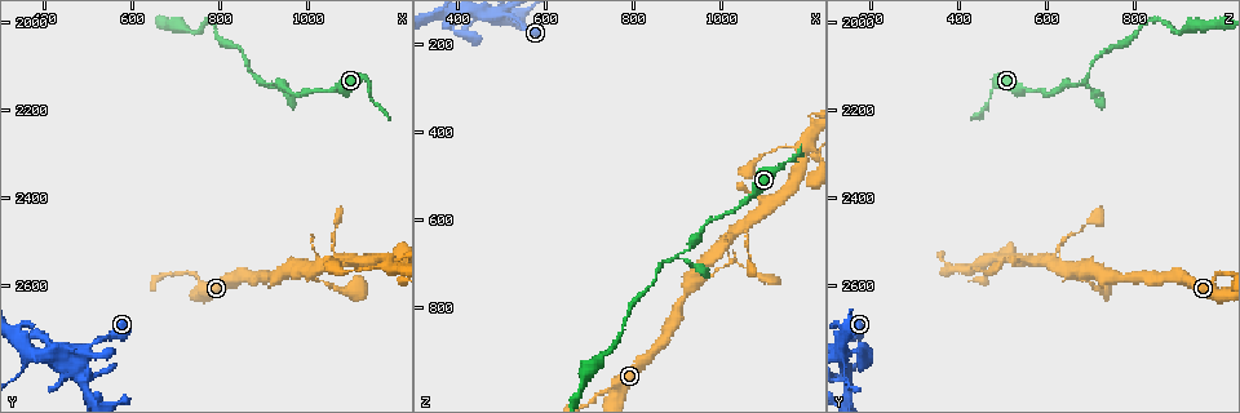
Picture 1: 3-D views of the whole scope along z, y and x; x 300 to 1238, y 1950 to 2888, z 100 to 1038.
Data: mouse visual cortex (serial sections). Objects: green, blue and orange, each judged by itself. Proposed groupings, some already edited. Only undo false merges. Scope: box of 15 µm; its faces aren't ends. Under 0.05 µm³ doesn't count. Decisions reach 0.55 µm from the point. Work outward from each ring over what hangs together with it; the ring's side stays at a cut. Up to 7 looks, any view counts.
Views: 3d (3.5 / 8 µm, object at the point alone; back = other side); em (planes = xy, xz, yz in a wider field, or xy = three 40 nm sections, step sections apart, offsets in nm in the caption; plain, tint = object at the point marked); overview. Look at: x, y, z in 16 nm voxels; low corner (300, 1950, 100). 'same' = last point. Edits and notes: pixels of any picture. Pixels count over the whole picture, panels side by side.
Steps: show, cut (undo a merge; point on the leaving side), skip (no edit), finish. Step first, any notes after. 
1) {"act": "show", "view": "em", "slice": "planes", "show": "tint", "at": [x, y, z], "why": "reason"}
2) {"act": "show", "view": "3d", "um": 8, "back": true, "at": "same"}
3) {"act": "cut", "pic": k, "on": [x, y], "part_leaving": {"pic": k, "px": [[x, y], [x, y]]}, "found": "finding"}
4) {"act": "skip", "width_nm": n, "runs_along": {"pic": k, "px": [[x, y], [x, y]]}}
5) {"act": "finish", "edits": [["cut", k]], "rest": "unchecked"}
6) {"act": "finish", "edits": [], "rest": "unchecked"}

{"act": "show", "view": "3d", "um": 3.5, "at": [895, 2135, 680], "why": "branch point"}

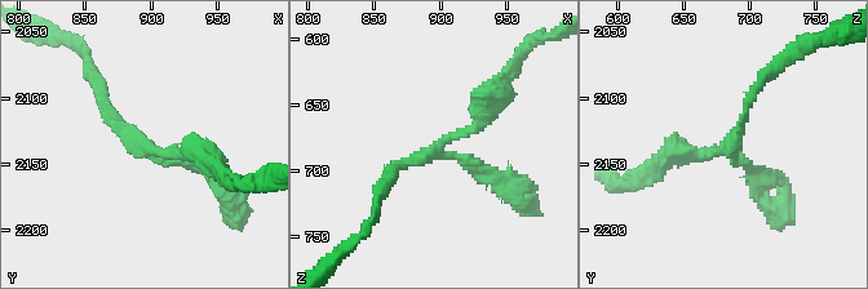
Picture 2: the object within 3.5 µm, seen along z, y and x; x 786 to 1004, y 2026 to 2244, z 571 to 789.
{"act": "show", "view": "em", "slice": "xy", "step": 5, "show": "tint", "at": [898, 2138, 680], "why": "now the EM"}

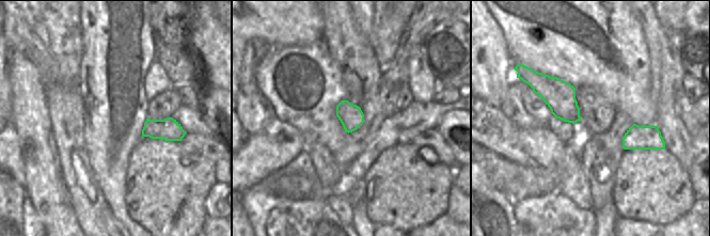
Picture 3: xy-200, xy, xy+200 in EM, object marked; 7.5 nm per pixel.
{"act": "skip", "width_nm": 180, "runs_along": {"pic": 2, "px": [[497, 89], [470, 129], [390, 176]]}, "found": "all the same cell"}

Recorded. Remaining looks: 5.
{"act": "show", "view": "3d", "um": 3.5, "at": [745, 2570, 985], "why": "sudden change in width"}

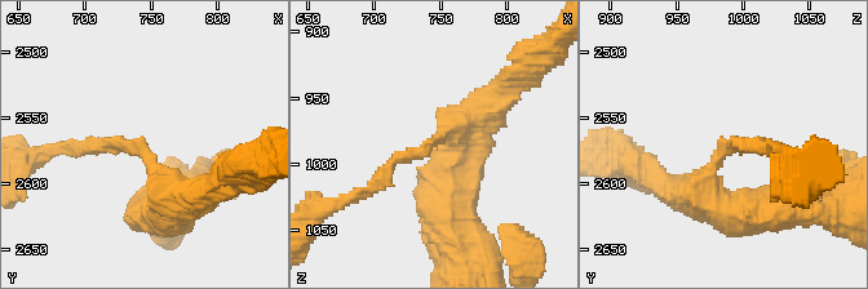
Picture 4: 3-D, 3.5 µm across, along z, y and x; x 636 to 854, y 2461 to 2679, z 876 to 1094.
{"act": "show", "view": "em", "slice": "xy", "step": 1, "show": "tint", "at": [744, 2574, 988], "arm_widths_nm": [200, 400]}

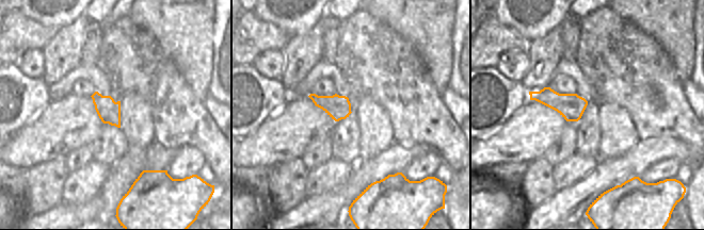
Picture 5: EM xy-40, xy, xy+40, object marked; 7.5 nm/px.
{"act": "skip", "runs_along": {"pic": 4, "px": [[204, 191], [177, 195], [133, 143], [70, 147]]}, "found": "continuous, no second cell"}

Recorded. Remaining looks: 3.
{"act": "show", "view": "3d", "um": 3.5, "back": true, "at": [1045, 2545, 605], "why": "small branch off a trunk"}

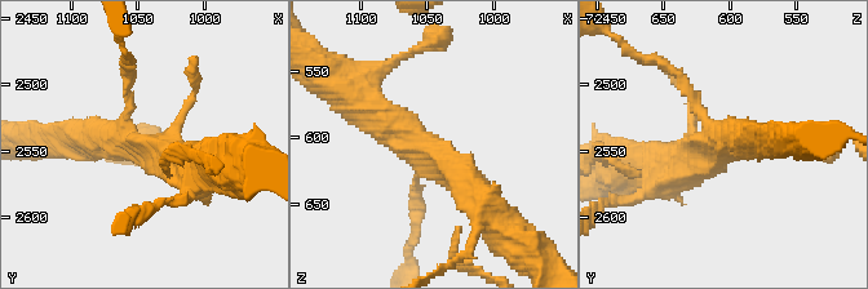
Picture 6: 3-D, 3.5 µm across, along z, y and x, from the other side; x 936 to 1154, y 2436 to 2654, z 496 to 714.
{"act": "show", "view": "em", "slice": "xy", "step": 5, "show": "tint", "at": [1050, 2546, 608], "arms": 3, "arm_widths_nm": [100, 350, 400], "why": "now the EM"}

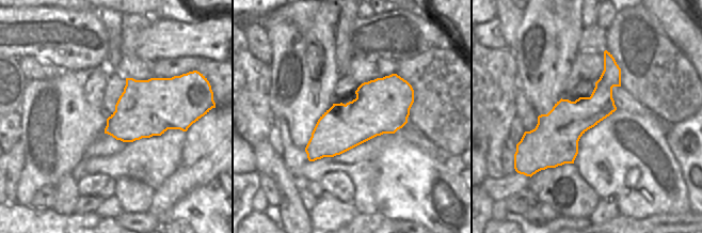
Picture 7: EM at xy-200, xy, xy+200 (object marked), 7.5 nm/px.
{"act": "skip", "width_nm": 420, "runs_along": {"pic": 6, "px": [[485, 208], [421, 142], [358, 106]]}, "found": "one cell here"}

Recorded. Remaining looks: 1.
{"act": "finish", "edits": [], "rest": "unchecked"}

